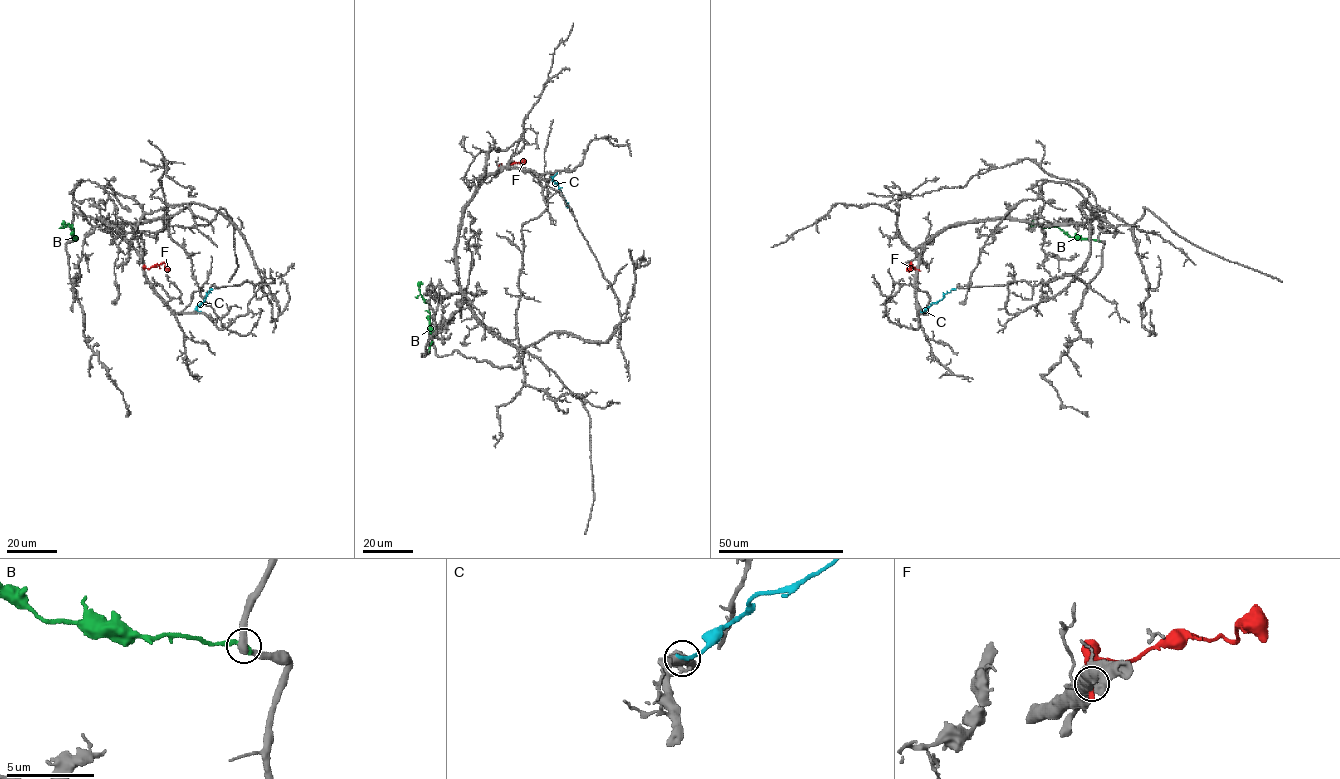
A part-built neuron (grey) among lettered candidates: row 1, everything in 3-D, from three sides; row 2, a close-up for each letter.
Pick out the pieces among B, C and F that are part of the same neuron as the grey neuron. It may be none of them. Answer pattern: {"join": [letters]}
{"join": ["B"]}

